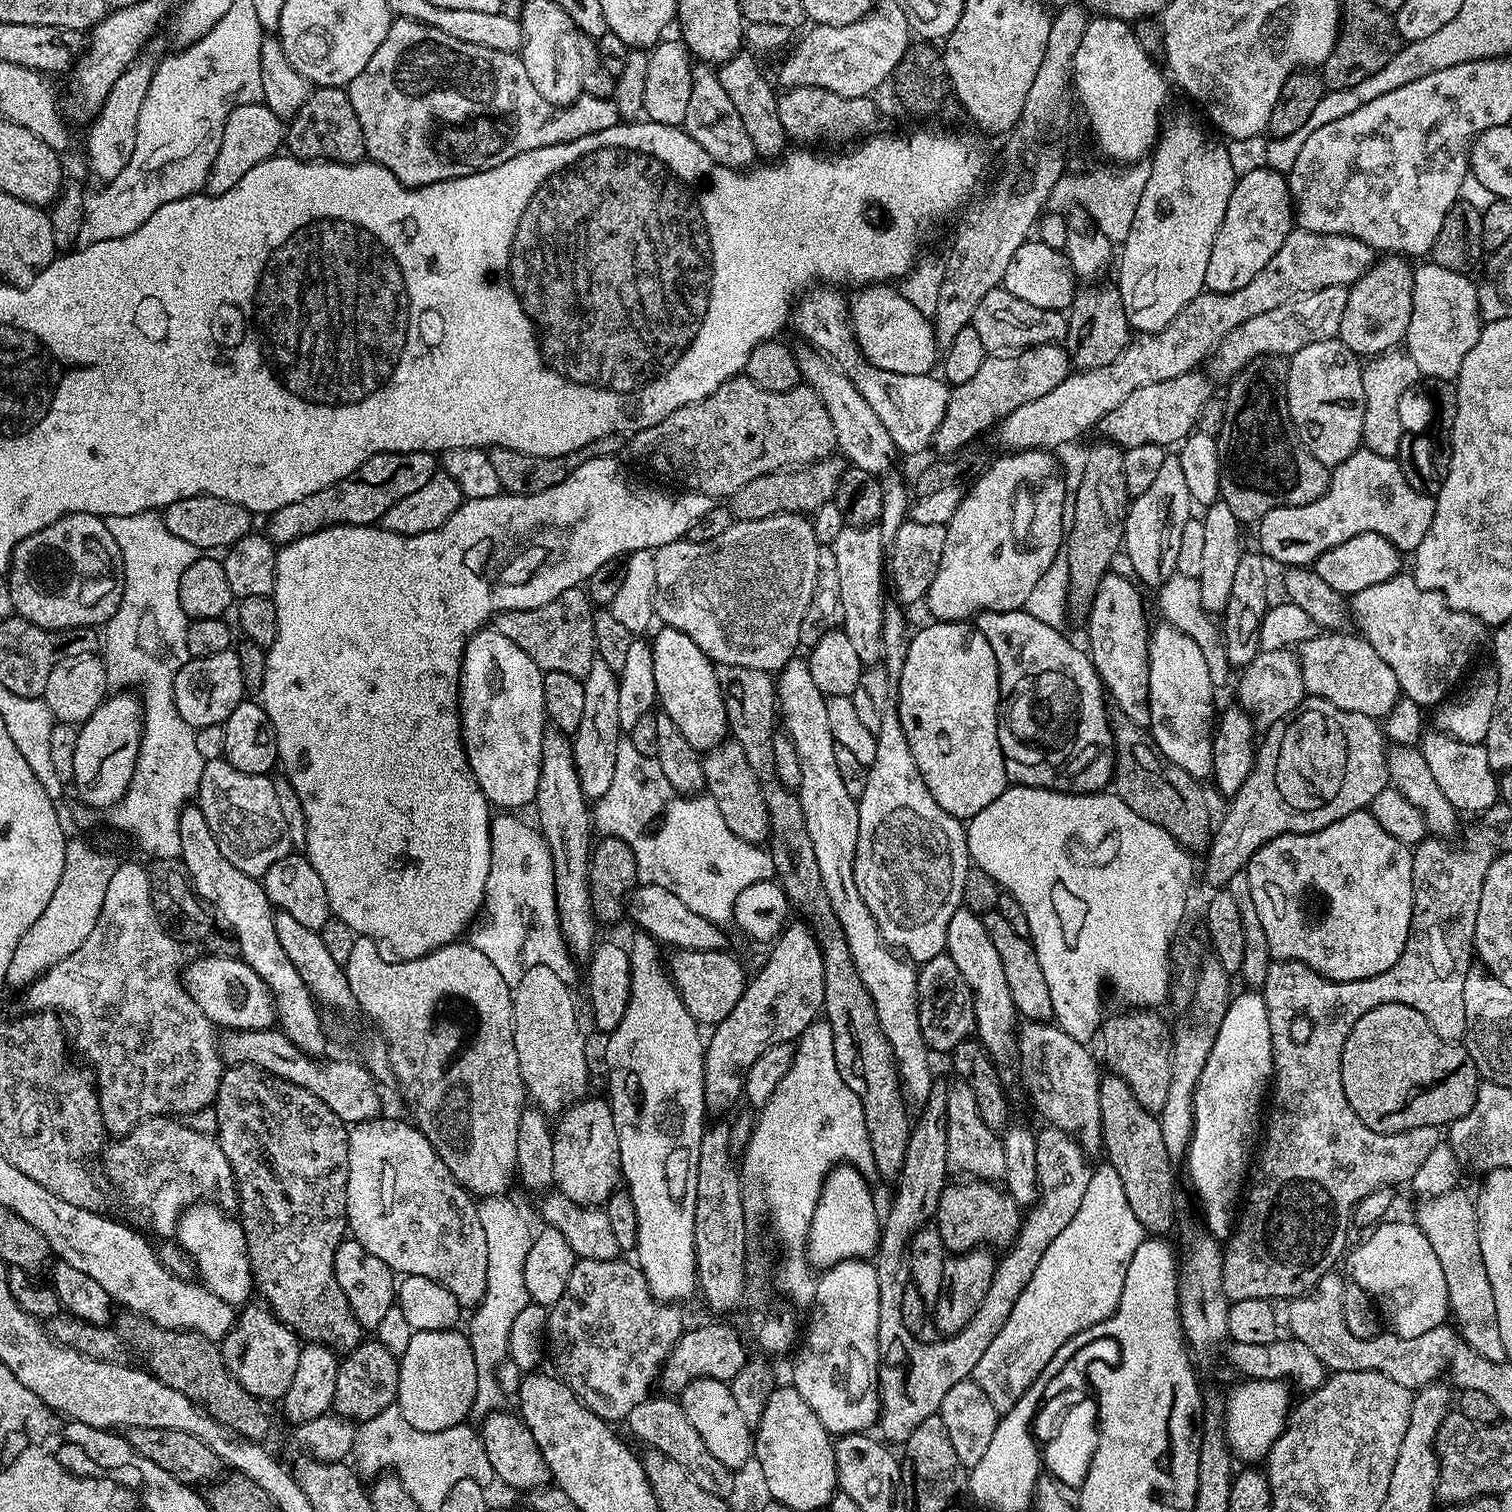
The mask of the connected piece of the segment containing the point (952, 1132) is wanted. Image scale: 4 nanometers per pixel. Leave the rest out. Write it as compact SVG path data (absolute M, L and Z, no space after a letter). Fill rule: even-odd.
M956 1082L953 1088L947 1089L946 1112L944 1123L948 1130L948 1167L953 1173L965 1172L968 1178L989 1182L1003 1181L1006 1174L1006 1158L1003 1139L986 1122L982 1122L982 1114L978 1110L978 1102L974 1102L974 1090L963 1082Z

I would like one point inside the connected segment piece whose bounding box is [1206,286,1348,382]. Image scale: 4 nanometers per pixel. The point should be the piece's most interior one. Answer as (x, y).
(1281, 331)

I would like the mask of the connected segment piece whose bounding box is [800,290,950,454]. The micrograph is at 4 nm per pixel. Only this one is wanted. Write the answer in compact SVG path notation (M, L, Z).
M834 290L820 291L810 302L801 306L802 332L811 347L838 362L849 376L853 377L858 390L864 393L866 402L878 414L880 420L900 420L908 432L904 432L904 446L901 453L908 454L908 444L923 444L928 448L933 443L936 431L948 413L950 388L943 379L935 380L935 375L899 376L869 364L857 346L856 336L852 332L850 304Z

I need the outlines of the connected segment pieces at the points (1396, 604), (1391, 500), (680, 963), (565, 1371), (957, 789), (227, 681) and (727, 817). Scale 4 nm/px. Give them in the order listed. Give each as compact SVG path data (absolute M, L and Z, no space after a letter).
M1412 574L1395 576L1386 582L1378 582L1378 586L1366 586L1361 592L1355 593L1351 600L1350 616L1351 619L1352 616L1356 619L1356 624L1360 627L1357 628L1359 635L1368 640L1382 662L1386 662L1390 670L1394 670L1401 693L1421 706L1439 705L1461 683L1462 677L1469 671L1468 663L1475 658L1476 651L1484 640L1485 625L1467 612L1455 612L1441 592L1418 586L1416 577Z
M1363 446L1356 449L1339 466L1331 469L1332 481L1326 494L1306 506L1270 510L1258 522L1259 551L1280 552L1288 566L1308 566L1328 548L1363 532L1378 532L1401 553L1415 553L1434 522L1436 501L1427 492L1414 490L1402 474L1399 459L1374 454Z
M681 951L676 960L674 983L680 989L686 1010L701 1026L715 1026L724 1021L726 1014L738 1006L738 998L744 993L746 975L739 962L730 953L722 951Z
M624 1258L615 1260L581 1260L577 1259L574 1270L570 1274L570 1278L566 1282L566 1290L562 1294L562 1298L558 1298L558 1302L551 1305L548 1313L548 1335L546 1337L547 1347L550 1349L550 1360L556 1363L554 1369L555 1375L563 1380L572 1393L579 1400L584 1401L584 1405L594 1414L598 1414L602 1419L609 1422L627 1421L630 1410L634 1410L634 1406L638 1406L638 1402L649 1399L650 1393L653 1391L654 1385L659 1381L662 1369L667 1365L676 1344L680 1341L681 1336L686 1331L686 1323L684 1324L684 1316L672 1304L659 1304L652 1297L653 1289L648 1284L643 1272L635 1263L627 1264Z
M931 622L925 628L920 628L911 633L908 642L908 653L906 654L906 662L902 666L902 674L898 681L898 687L894 692L894 703L900 721L902 722L902 730L906 732L906 742L910 742L910 754L914 754L914 762L918 766L918 774L922 774L922 782L926 782L926 786L930 790L930 794L934 798L934 802L938 802L938 806L942 806L942 810L946 810L946 814L956 817L961 822L967 822L972 817L977 816L982 810L986 810L986 806L990 806L990 802L994 802L994 798L998 798L1010 787L1010 781L1006 774L1006 766L1002 758L1002 750L1000 749L1000 739L998 738L998 718L997 712L1000 710L1000 675L998 674L998 662L994 658L994 650L990 650L990 642L986 642L986 638L977 630L975 626L968 622Z
M235 650L185 659L182 670L178 670L174 678L174 702L178 706L178 714L182 722L194 729L223 724L245 696L242 666Z
M725 739L711 752L703 757L704 782L707 795L712 795L716 808L720 811L719 819L733 832L737 840L745 840L751 844L760 842L769 831L768 811L764 809L764 799L756 783L756 776L746 762L746 754L742 754L742 746L734 739Z

